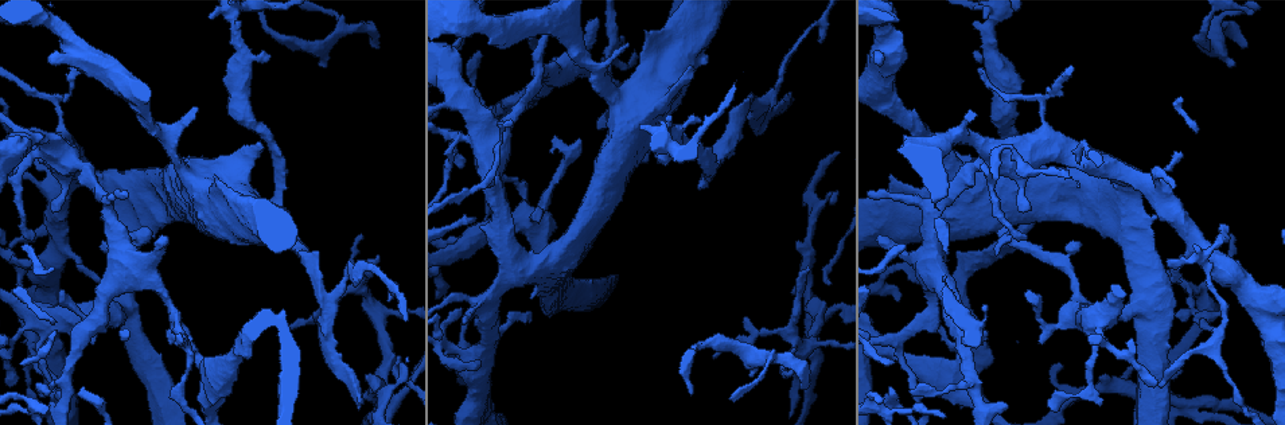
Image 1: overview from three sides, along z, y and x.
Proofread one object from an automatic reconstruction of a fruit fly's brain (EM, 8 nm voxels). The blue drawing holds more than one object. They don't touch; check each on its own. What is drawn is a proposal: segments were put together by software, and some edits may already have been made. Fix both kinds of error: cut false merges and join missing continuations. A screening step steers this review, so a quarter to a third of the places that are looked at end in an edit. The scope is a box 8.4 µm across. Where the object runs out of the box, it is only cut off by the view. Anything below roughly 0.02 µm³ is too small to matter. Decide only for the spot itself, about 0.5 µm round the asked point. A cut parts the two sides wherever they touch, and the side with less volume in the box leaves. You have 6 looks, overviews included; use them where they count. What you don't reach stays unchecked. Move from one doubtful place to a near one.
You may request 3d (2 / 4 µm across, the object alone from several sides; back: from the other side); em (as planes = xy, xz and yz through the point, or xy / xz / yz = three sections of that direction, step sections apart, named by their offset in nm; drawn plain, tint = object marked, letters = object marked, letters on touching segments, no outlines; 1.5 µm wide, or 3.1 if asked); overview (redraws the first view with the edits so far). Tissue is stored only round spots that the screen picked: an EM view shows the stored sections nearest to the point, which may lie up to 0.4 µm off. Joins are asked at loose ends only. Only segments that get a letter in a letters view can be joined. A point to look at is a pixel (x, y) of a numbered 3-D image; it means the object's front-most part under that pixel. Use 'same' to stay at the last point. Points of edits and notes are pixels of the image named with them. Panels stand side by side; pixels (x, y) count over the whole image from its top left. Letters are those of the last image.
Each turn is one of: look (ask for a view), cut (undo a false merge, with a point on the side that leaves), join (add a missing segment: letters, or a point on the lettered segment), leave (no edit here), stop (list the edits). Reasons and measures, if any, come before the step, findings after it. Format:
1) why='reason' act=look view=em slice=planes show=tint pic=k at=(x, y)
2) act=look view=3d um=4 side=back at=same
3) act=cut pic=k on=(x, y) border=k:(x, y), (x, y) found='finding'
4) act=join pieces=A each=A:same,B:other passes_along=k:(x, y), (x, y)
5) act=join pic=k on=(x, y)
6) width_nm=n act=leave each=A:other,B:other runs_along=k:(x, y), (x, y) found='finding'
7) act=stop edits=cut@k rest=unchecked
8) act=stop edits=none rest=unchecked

why='tapers out' act=look view=3d um=2 pic=1 at=(897, 301)

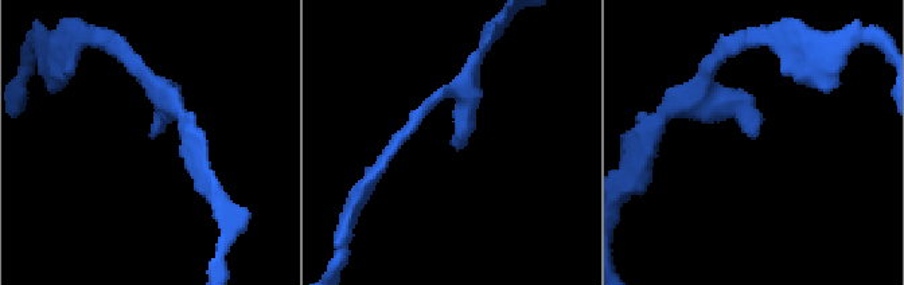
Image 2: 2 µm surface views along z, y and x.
act=look view=em slice=xz step=4 show=letters pic=2 at=(454, 144)

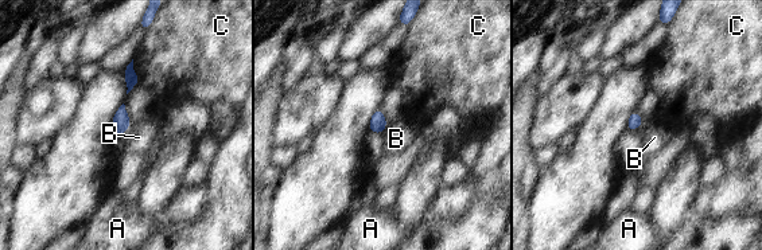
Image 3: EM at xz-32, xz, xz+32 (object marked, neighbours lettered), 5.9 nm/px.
act=look view=em slice=planes show=letters at=same

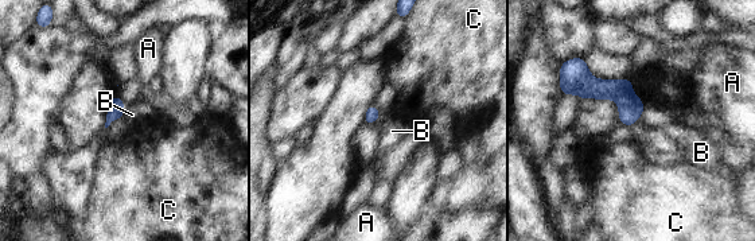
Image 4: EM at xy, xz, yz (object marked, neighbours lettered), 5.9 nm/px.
longest_contact=B:40nm act=leave each=A:other,B:other,C:other runs_along=4:(567, 82), (613, 89), (637, 115) found='none of them fits'

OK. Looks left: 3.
why='thin end' act=look view=3d um=2 pic=1 at=(1178, 316)

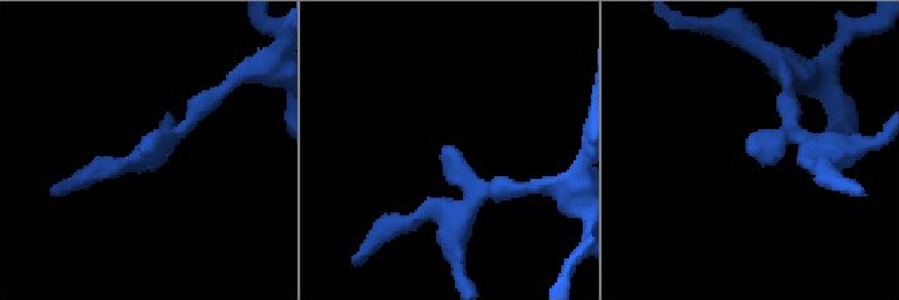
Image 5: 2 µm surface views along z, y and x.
act=look view=em slice=planes show=letters pic=5 at=(749, 151)

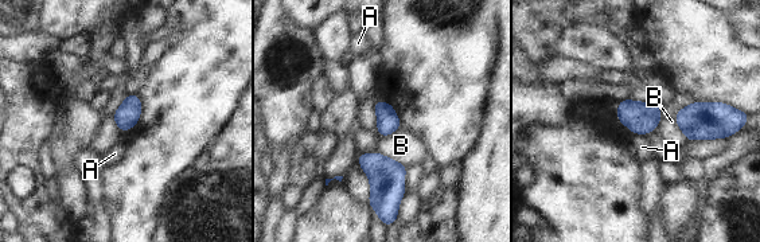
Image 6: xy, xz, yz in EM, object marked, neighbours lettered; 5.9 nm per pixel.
longest_contact=B:220nm act=leave each=A:other,B:other border=6:(638, 133), (646, 135) found='none of them fits'

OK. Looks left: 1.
act=stop edits=none rest=unchecked

